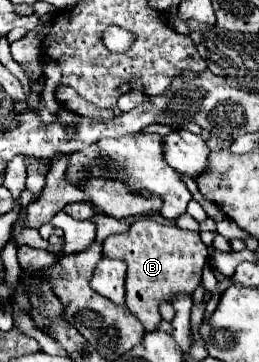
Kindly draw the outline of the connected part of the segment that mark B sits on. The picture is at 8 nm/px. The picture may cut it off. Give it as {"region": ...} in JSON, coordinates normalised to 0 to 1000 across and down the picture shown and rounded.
{"region":[[[525,608],[494,641],[417,652],[394,685],[409,713],[463,713],[486,724],[486,851],[571,917],[625,884],[610,840],[625,829],[656,834],[672,801],[718,801],[718,812],[741,812],[780,779],[780,735],[803,718],[803,685],[772,663],[772,646],[703,635],[672,619],[618,619],[602,608]]]}

